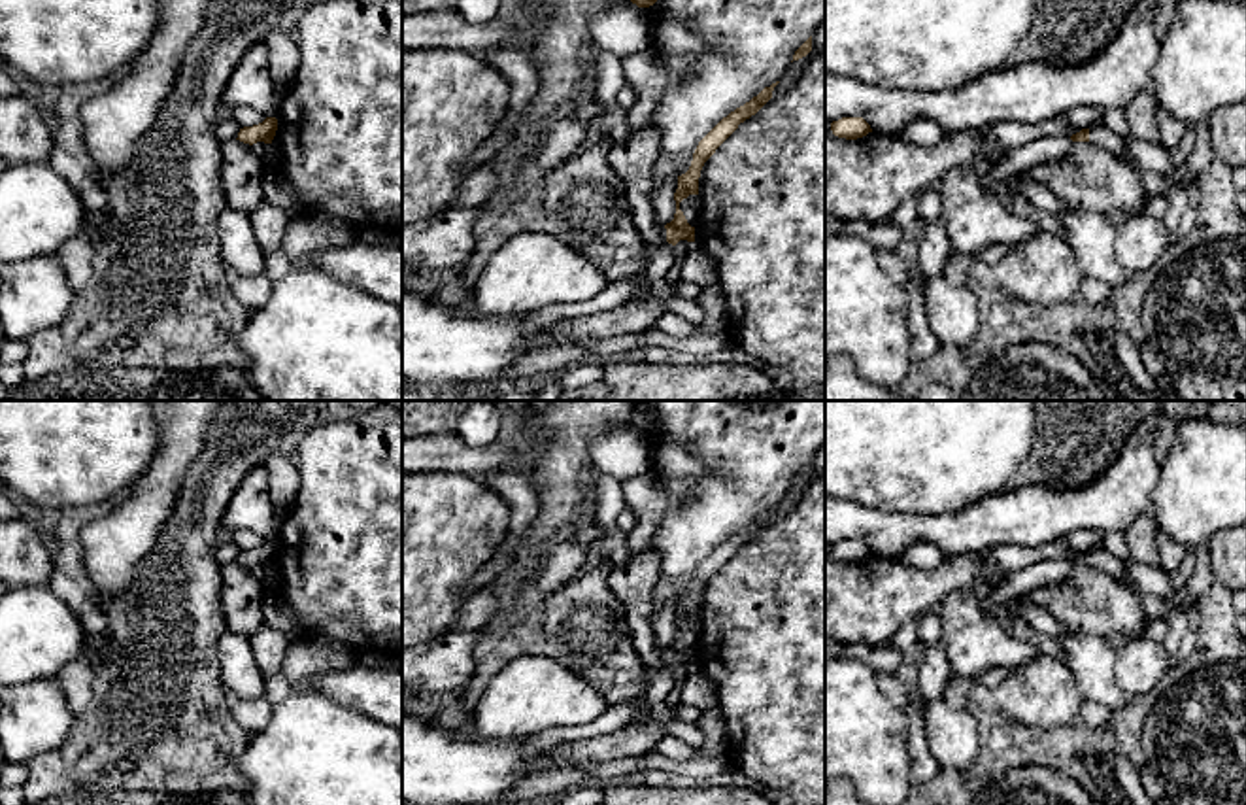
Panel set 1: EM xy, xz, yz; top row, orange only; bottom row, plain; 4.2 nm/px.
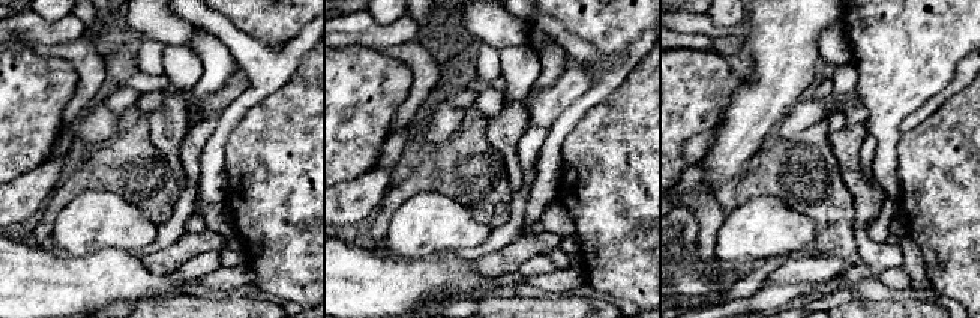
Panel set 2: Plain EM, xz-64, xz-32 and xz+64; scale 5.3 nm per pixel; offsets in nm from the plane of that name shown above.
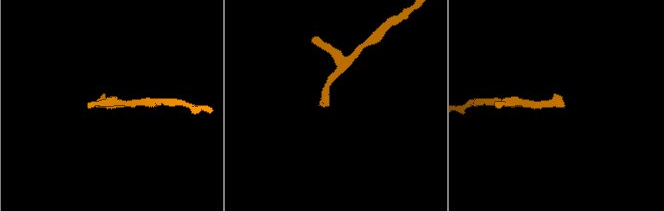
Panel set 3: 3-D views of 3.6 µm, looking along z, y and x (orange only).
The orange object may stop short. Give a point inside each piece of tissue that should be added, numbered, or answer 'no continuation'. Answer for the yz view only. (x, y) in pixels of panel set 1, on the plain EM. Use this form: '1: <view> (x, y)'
1: yz (1146, 581)

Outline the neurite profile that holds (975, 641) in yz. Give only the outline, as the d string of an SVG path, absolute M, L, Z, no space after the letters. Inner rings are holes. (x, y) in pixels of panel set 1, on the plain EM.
M974 590L948 593L938 608L940 642L955 678L974 678L989 667L1018 667L1040 650L985 614Z

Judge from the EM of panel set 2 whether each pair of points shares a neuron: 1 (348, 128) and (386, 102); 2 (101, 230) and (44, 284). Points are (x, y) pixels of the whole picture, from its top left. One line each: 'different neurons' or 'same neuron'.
1: same neuron
2: different neurons

